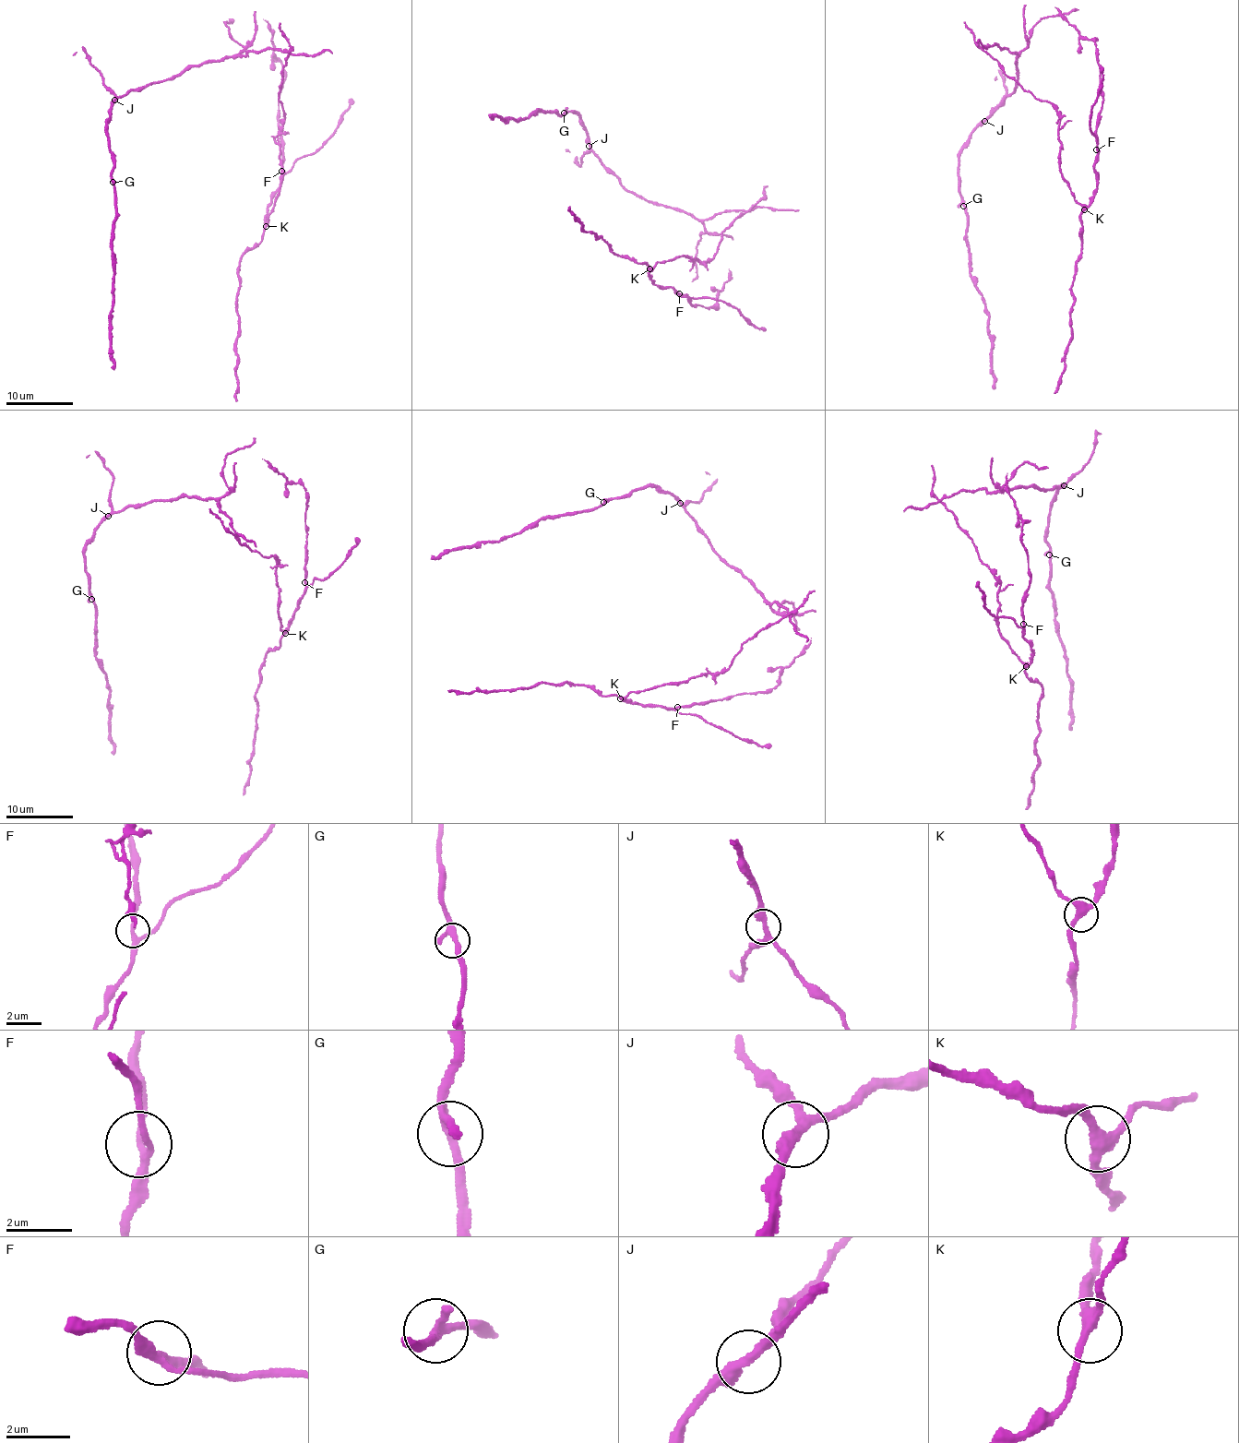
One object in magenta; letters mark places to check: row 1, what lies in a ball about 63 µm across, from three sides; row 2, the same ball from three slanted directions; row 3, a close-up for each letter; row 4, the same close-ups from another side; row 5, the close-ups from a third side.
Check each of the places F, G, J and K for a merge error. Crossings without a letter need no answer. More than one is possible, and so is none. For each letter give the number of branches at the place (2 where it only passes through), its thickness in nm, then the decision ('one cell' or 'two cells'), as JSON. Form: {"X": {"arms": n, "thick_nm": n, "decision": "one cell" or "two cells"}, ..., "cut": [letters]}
{"F": {"arms": 3, "thick_nm": 190, "decision": "one cell"}, "G": {"arms": 3, "thick_nm": 240, "decision": "one cell"}, "J": {"arms": 3, "thick_nm": 280, "decision": "one cell"}, "K": {"arms": 3, "thick_nm": 300, "decision": "one cell"}, "cut": []}

